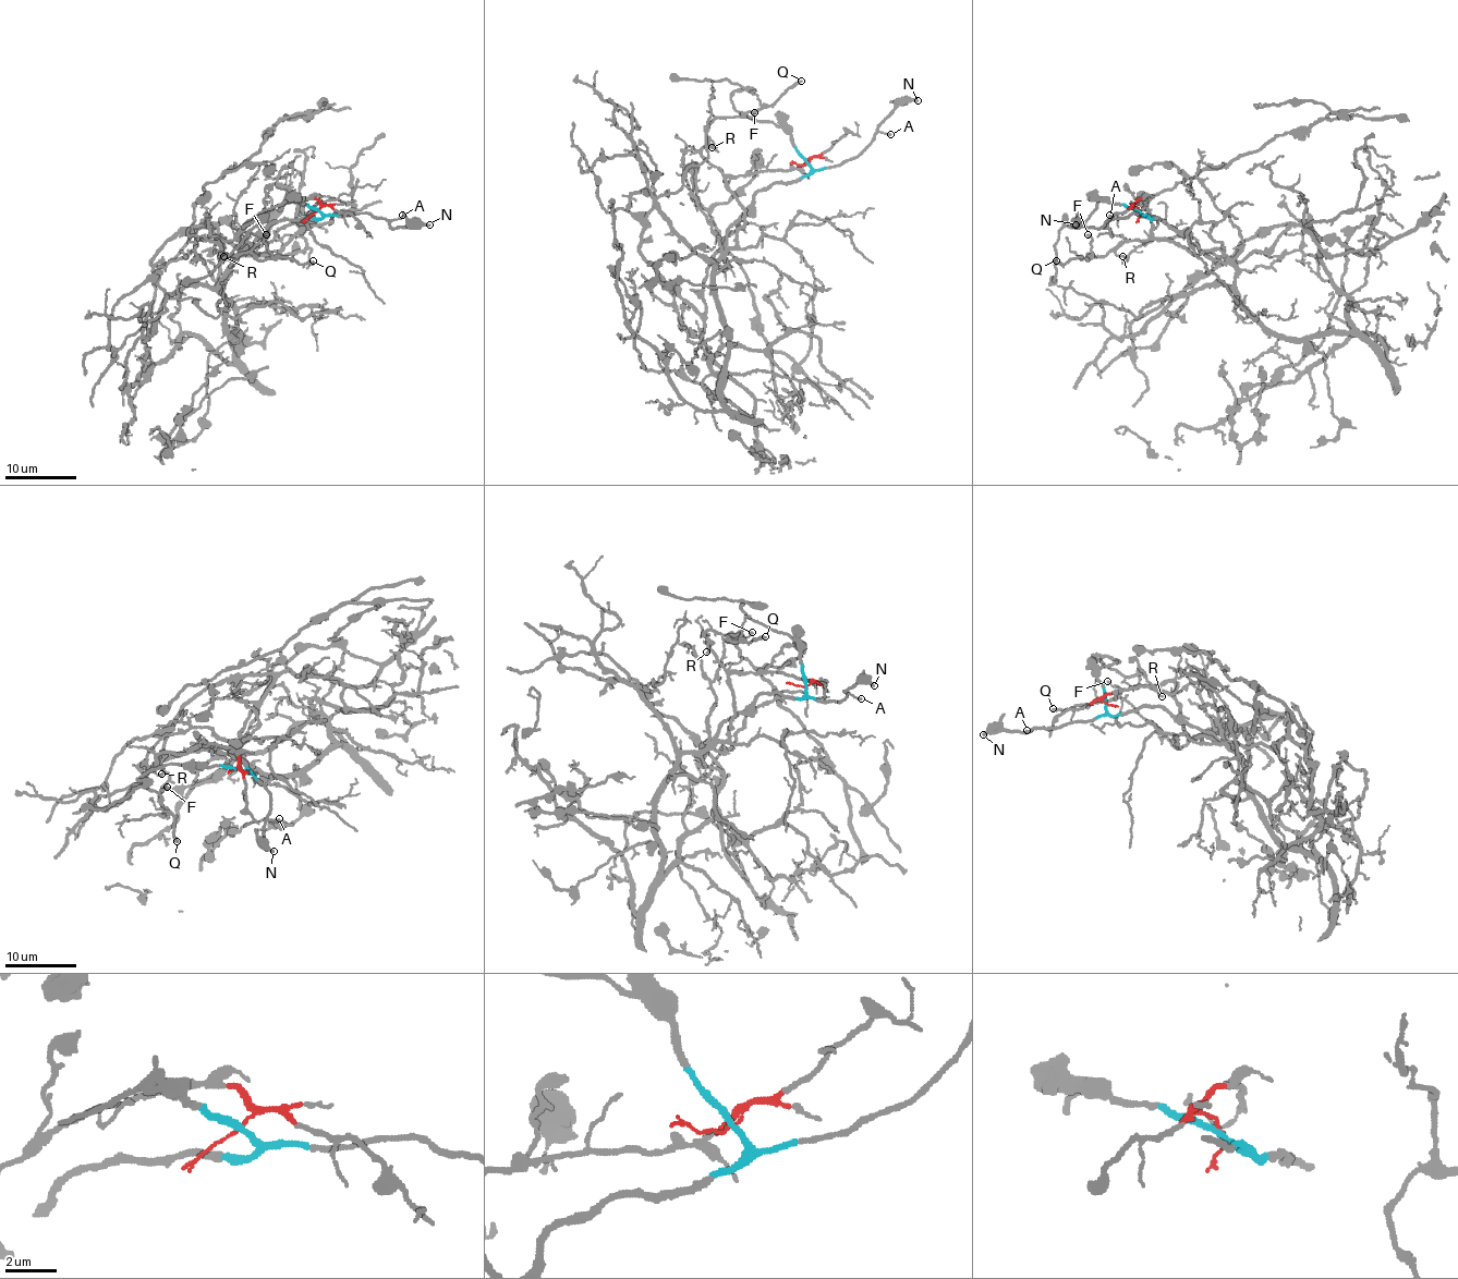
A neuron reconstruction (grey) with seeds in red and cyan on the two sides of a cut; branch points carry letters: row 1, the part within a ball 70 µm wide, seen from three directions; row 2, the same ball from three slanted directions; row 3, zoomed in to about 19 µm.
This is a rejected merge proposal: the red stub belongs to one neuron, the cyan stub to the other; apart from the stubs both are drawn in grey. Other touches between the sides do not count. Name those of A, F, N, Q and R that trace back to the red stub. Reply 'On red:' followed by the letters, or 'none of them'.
On red: F, Q, R

